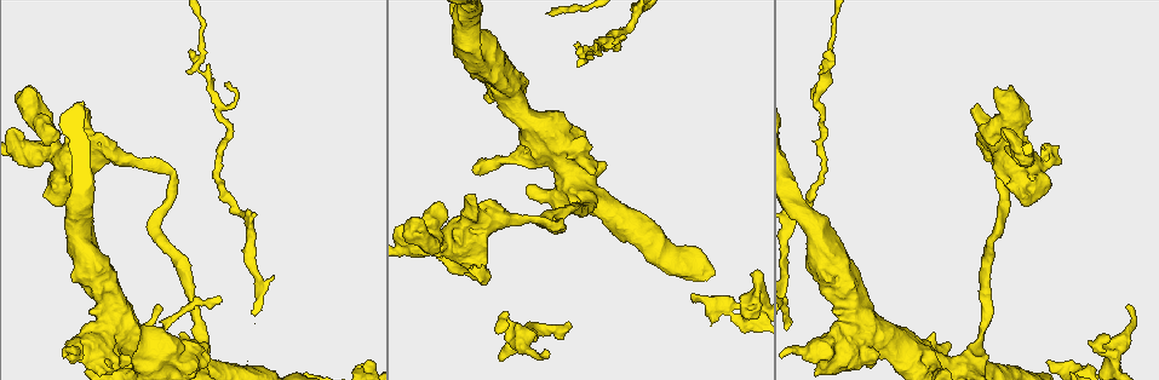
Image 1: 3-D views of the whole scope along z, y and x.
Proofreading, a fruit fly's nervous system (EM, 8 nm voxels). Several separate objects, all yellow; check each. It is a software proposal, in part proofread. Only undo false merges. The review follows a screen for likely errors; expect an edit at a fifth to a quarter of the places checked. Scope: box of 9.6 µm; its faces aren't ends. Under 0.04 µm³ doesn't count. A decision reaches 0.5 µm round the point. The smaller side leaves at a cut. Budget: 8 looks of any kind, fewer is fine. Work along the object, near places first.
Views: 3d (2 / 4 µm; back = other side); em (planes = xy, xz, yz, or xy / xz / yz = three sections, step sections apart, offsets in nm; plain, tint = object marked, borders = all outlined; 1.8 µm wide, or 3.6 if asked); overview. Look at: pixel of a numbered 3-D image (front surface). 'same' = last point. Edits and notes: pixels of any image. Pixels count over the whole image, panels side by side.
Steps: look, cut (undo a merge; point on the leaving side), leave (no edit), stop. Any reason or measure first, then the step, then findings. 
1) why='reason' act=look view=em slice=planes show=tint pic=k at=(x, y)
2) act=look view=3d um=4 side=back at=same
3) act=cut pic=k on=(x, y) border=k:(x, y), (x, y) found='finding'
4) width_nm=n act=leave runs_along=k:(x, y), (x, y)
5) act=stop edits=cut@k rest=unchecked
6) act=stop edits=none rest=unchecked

why='three-way junction' act=look view=3d um=4 pic=1 at=(495, 219)

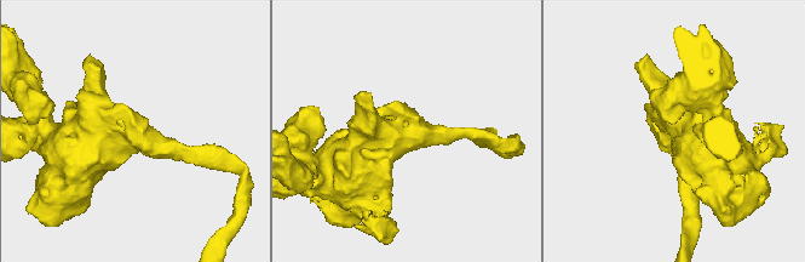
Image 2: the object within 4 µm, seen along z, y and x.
arms=3 act=look view=em slice=planes show=tint pic=2 at=(138, 138)

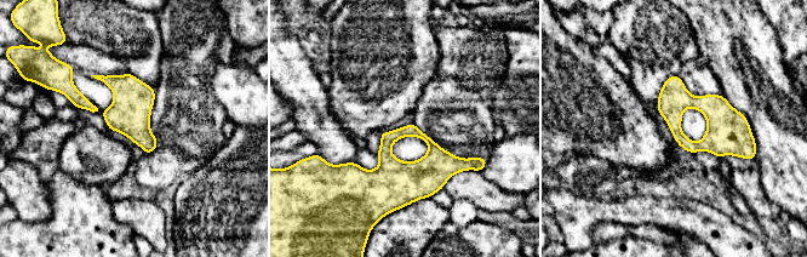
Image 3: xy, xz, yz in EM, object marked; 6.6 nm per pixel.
act=leave found='all the same cell'

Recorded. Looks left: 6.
act=look view=3d um=4 pic=1 at=(543, 147)

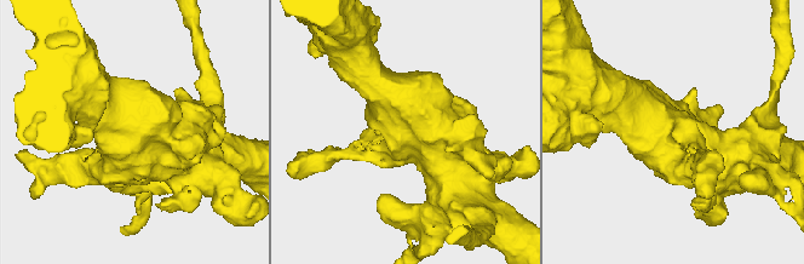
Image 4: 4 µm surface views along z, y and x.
act=look view=em um=3.6 slice=planes show=tint pic=4 at=(678, 139)

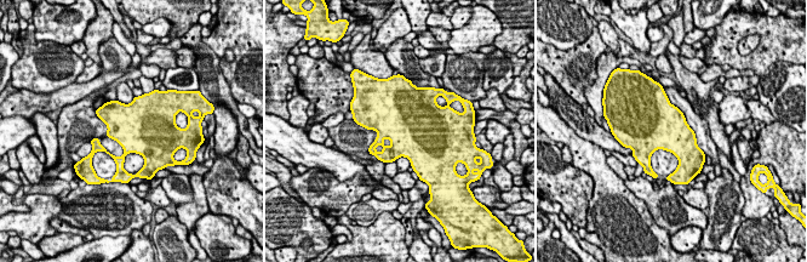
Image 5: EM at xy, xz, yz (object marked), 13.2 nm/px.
width_nm=600 act=leave found='continuous, no second cell'

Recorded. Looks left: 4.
why='side arm on a straight run' act=look view=em slice=planes show=tint pic=1 at=(109, 355)

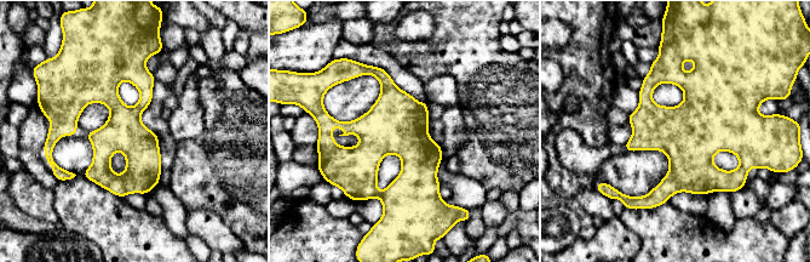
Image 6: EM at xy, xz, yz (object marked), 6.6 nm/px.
act=leave runs_along=6:(127, 63), (111, 80), (133, 140), (120, 193) found='all the same cell'

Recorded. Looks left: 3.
act=stop edits=none rest=unchecked

